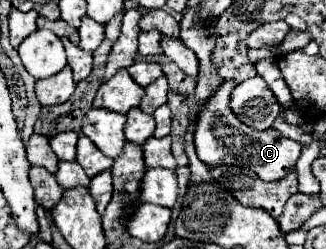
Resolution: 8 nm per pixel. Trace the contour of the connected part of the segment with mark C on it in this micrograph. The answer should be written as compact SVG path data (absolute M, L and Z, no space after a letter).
M225 79L217 91L213 93L213 97L209 97L205 101L205 105L199 111L199 117L195 121L195 133L193 133L193 143L195 143L195 151L197 157L205 163L205 165L239 165L239 167L251 167L263 181L277 181L283 179L285 173L295 165L299 153L301 153L301 145L297 141L291 141L287 137L283 137L279 131L275 129L267 129L267 131L257 131L251 129L247 125L243 125L231 111L229 107L229 99L233 89L237 87L237 81Z

